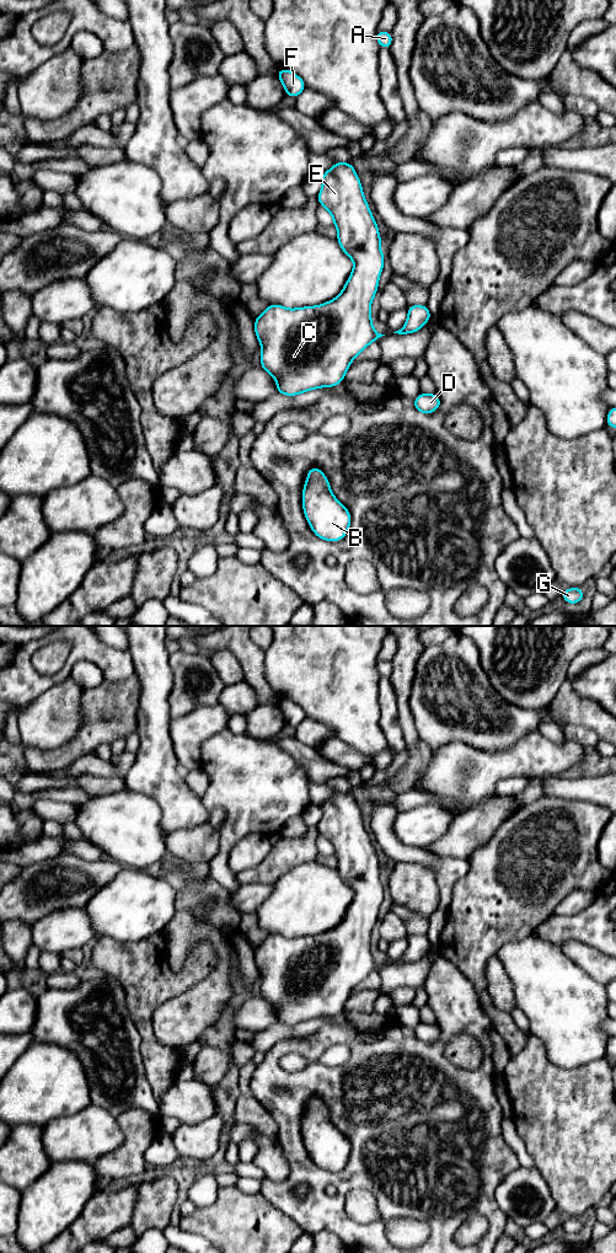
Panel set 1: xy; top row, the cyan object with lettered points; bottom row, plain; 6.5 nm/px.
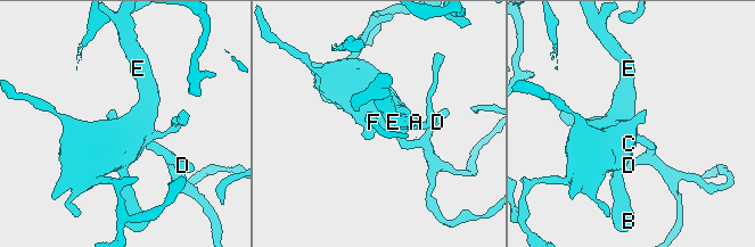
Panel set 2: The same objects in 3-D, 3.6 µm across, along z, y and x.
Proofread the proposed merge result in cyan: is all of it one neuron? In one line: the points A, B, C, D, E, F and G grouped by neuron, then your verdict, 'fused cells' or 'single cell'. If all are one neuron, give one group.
A B C D E F G; single cell

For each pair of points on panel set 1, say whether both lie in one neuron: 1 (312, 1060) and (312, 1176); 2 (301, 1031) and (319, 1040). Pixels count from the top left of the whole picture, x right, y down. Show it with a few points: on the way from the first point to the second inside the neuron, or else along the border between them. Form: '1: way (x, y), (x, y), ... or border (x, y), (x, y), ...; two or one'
1: way (299, 1088), (292, 1096), (293, 1147); one
2: border (337, 1024), (322, 1024), (309, 1035), (282, 1040); two

